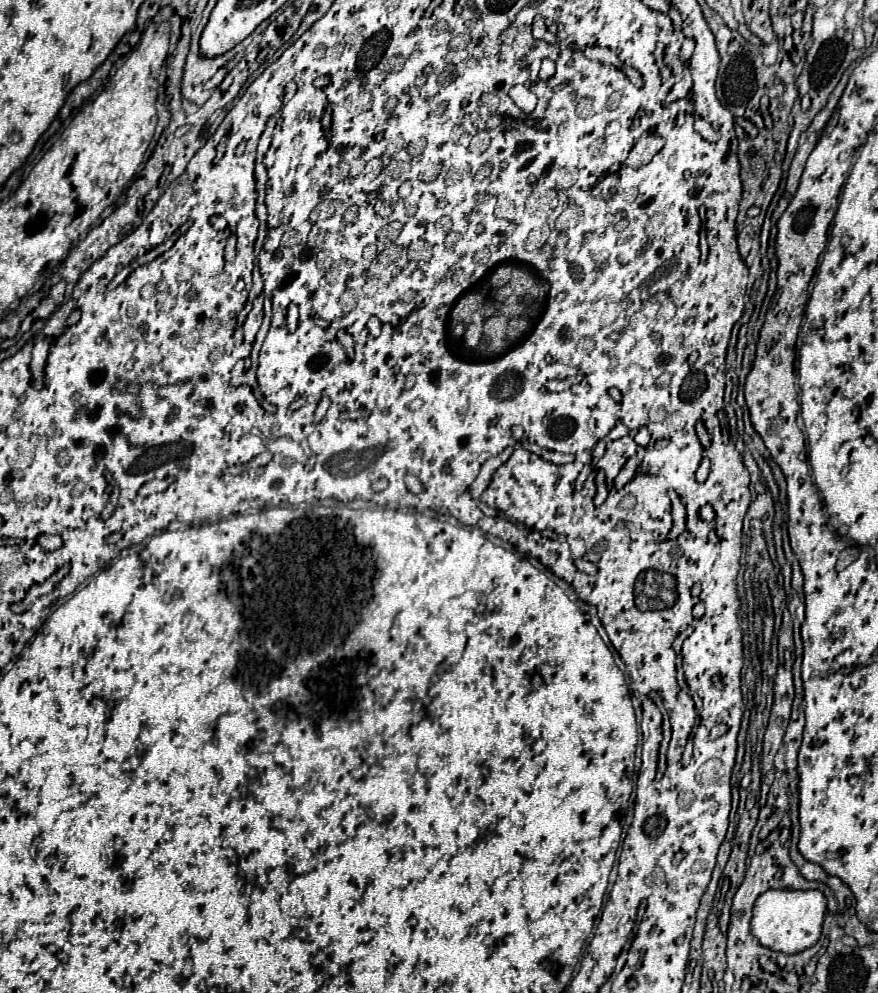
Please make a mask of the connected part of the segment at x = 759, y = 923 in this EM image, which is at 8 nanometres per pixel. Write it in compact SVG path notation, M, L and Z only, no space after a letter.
M769 889L755 901L751 933L767 949L781 953L799 953L813 947L819 941L825 911L827 911L827 899L821 891Z

